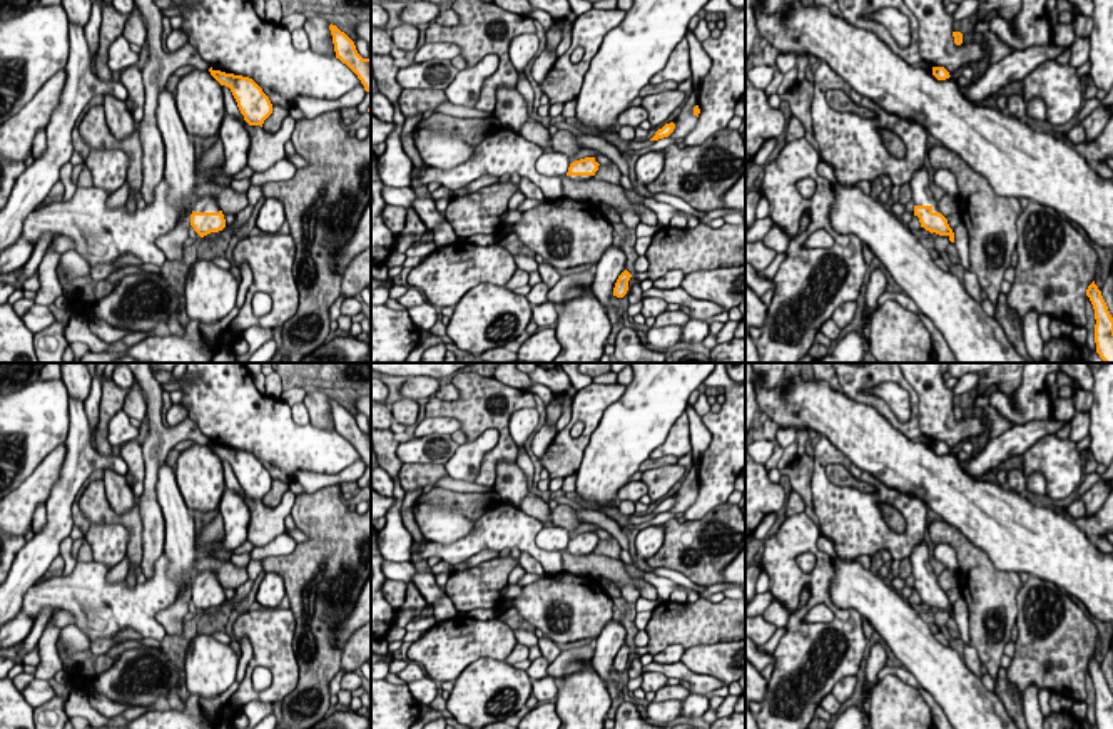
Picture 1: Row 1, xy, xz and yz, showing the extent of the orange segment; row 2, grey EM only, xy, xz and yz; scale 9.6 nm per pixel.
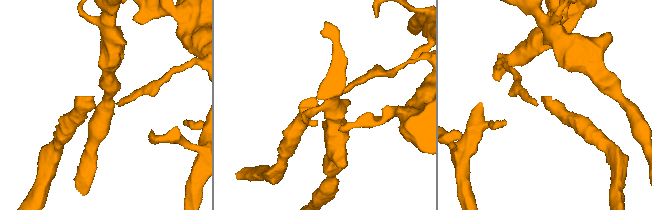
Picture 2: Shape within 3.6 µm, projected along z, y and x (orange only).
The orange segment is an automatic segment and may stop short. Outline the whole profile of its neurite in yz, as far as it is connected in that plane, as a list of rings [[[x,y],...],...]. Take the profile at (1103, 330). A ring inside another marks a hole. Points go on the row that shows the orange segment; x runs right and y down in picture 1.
[[[1095,281],[1088,286],[1086,296],[1095,309],[1095,343],[1096,353],[1105,363],[1113,363],[1113,318]]]

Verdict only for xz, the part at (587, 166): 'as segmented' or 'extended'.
extended

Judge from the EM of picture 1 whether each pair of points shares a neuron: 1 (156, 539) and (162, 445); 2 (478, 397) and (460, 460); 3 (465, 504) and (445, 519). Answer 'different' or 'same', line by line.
1: same
2: different
3: different

